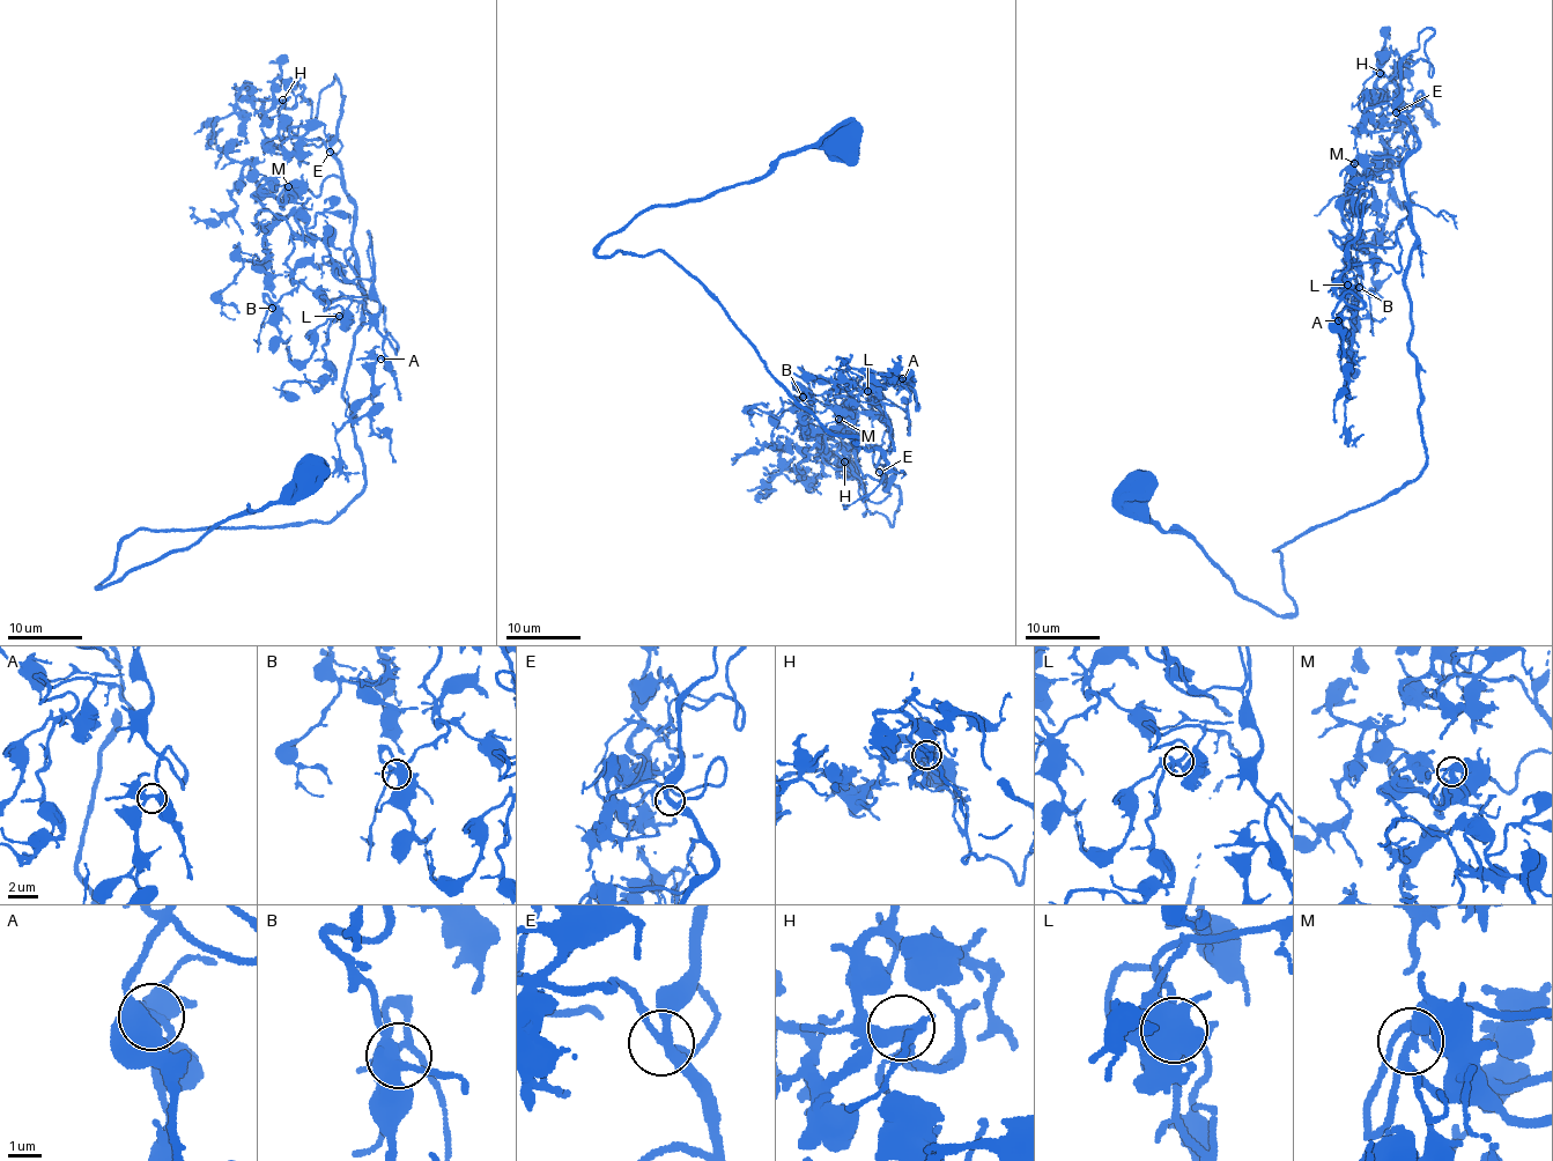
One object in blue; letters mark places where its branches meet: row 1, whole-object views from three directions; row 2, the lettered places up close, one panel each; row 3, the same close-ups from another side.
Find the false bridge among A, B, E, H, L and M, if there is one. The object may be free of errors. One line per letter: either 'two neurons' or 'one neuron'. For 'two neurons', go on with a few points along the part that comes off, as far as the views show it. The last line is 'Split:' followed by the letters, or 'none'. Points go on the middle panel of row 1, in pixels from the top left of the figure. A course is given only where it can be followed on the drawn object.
A: one neuron
B: one neuron
E: one neuron
H: one neuron
L: one neuron
M: one neuron
Split: none

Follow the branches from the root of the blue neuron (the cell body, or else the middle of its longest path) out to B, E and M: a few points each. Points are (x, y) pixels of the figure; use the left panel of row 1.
B: (308, 474), (98, 586), (138, 530), (324, 524), (361, 490), (357, 256), (371, 319), (294, 281), (272, 308)
E: (308, 474), (98, 586), (138, 530), (324, 524), (361, 490), (342, 382), (363, 295), (355, 204), (328, 152)
M: (308, 474), (98, 586), (138, 530), (324, 524), (363, 487), (355, 204), (337, 177), (288, 186)

